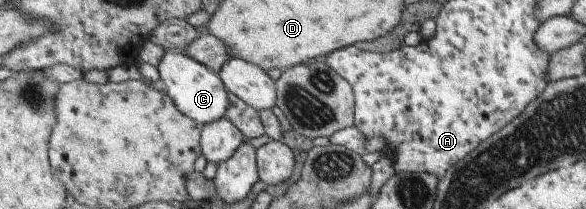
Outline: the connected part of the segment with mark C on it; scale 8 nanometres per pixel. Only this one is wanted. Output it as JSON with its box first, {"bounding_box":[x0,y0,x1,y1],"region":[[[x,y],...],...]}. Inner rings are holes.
{"bounding_box":[158,50,229,126],"region":[[[167,50],[158,67],[161,80],[165,84],[167,94],[188,117],[196,120],[201,126],[226,117],[229,105],[229,90],[225,81],[210,66],[194,59],[183,50]]]}

